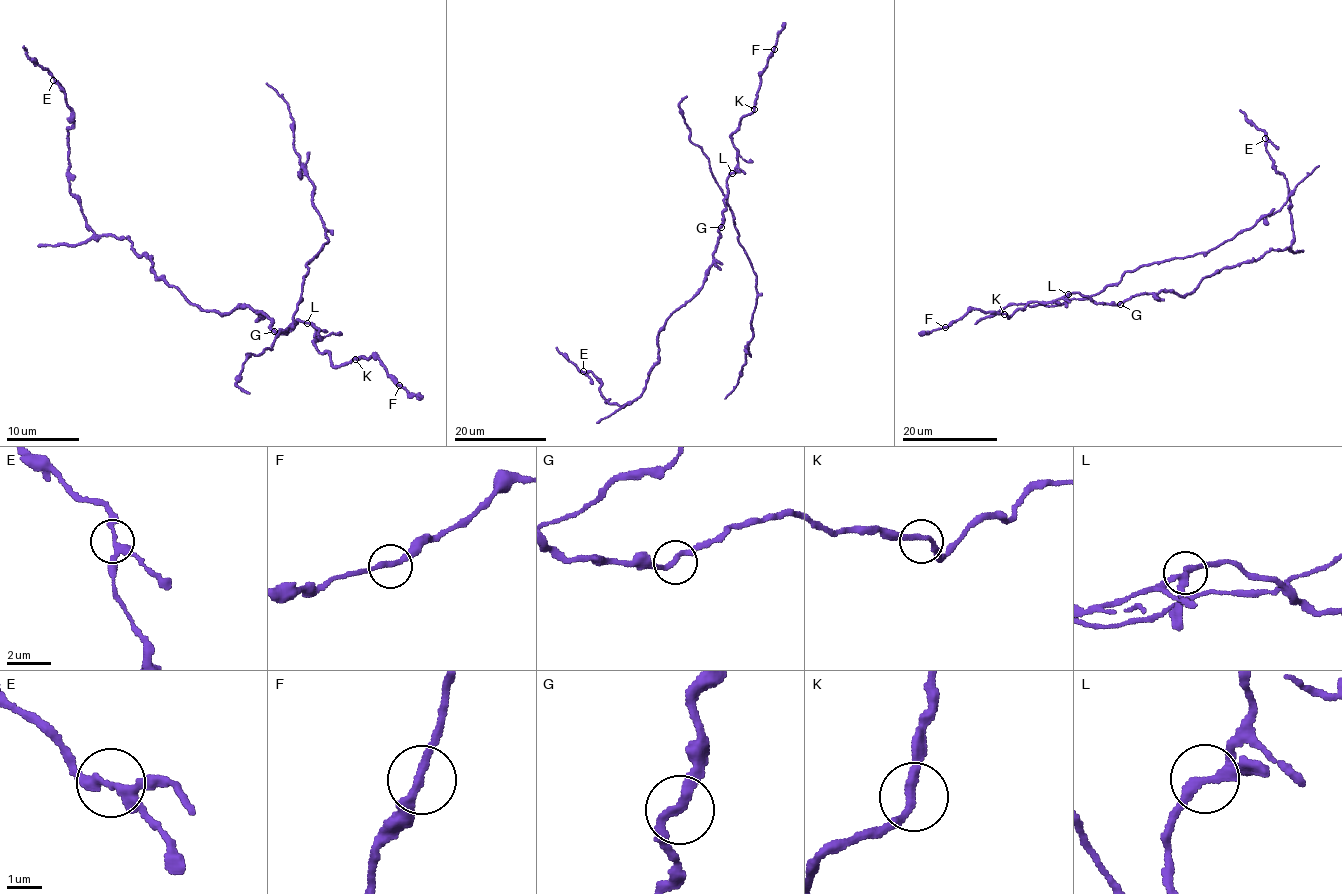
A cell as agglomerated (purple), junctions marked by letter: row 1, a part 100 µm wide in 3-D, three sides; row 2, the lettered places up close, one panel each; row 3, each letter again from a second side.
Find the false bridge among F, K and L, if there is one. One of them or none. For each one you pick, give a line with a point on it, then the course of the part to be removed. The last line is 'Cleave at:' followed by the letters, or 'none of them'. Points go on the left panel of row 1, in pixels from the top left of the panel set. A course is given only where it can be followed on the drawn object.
L: place (307, 323); course (307, 323), (281, 334), (249, 305), (199, 310), (126, 238), (97, 235), (71, 192), (64, 89), (23, 46)
Cleave at: L

